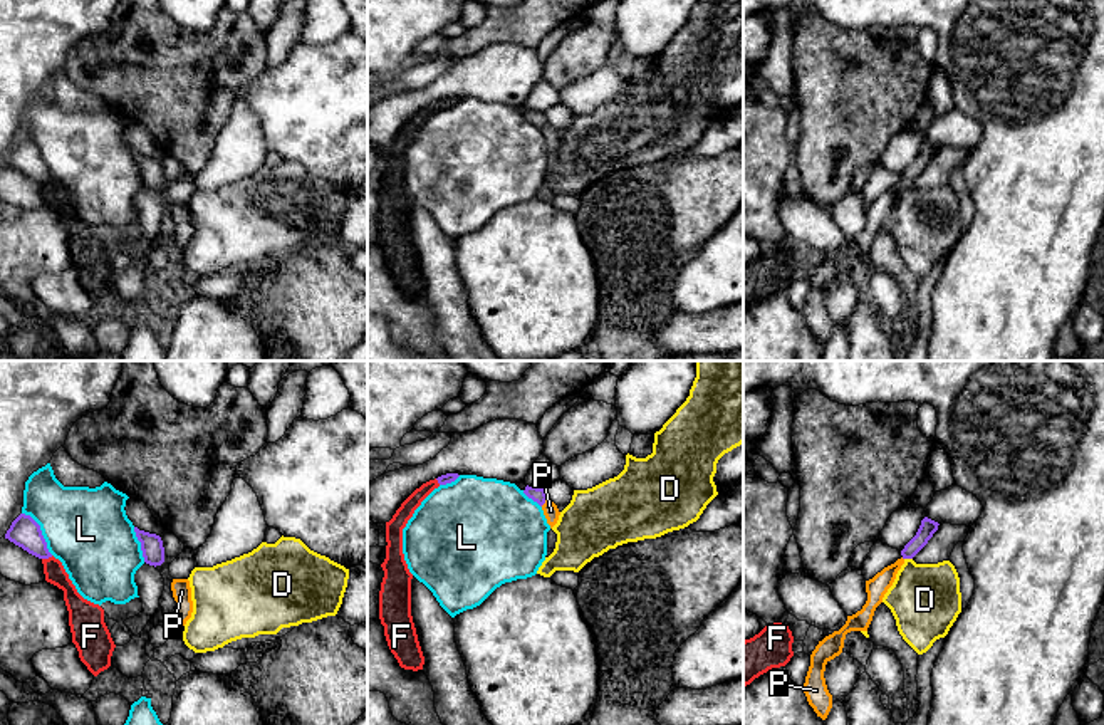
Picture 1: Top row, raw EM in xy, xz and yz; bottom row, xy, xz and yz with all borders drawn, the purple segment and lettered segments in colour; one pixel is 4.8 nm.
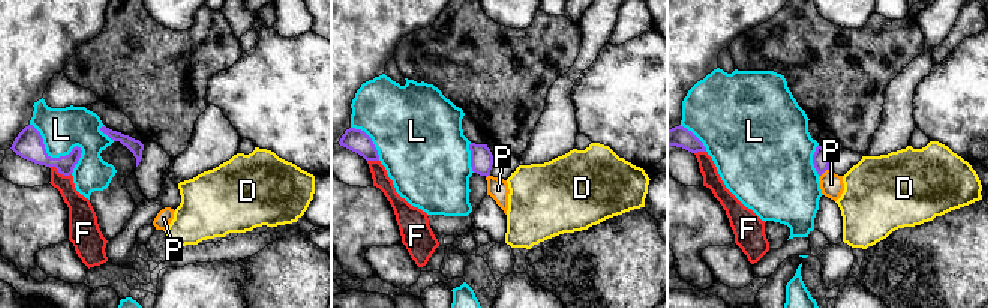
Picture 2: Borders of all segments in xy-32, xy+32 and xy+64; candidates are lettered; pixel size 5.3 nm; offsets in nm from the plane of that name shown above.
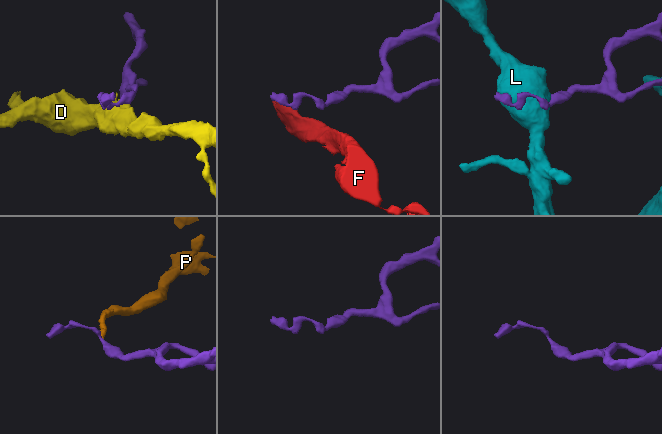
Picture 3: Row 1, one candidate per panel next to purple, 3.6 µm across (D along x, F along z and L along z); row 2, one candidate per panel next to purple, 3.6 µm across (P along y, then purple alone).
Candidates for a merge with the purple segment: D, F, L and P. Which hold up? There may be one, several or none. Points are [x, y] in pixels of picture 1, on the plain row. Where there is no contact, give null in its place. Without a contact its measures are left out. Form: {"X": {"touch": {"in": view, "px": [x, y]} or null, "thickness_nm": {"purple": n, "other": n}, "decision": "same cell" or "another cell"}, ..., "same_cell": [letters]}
{"D": {"touch": {"in": "yz", "px": [908, 182]}, "thickness_nm": {"purple": 80, "other": 340}, "decision": "another cell"}, "F": {"touch": {"in": "xy", "px": [47, 182]}, "thickness_nm": {"purple": 150, "other": 100}, "decision": "another cell"}, "L": {"touch": {"in": "xy", "px": [41, 156]}, "thickness_nm": {"purple": 150, "other": 400}, "decision": "another cell"}, "P": {"touch": {"in": "xz", "px": [544, 126]}, "thickness_nm": {"purple": 70, "other": 70}, "decision": "another cell"}, "same_cell": []}

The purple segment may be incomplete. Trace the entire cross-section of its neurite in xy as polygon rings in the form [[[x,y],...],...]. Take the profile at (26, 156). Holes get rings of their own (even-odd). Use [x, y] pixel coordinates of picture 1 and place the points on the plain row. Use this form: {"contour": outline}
{"contour": [[[20,138],[12,146],[10,153],[5,158],[5,163],[39,183],[52,181],[42,159],[40,149],[30,139]]]}

